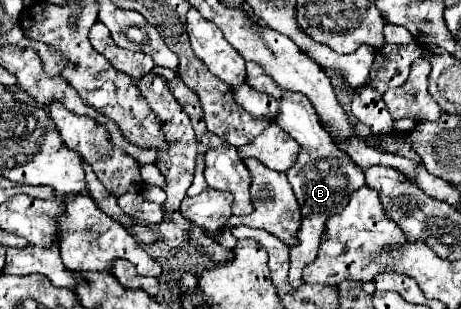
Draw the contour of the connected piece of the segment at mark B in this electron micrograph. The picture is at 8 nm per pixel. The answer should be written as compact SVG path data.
M252 62L246 64L246 76L248 76L246 82L254 90L276 98L276 102L278 102L276 124L300 144L300 154L296 158L296 164L286 172L292 188L294 188L294 194L298 198L300 210L302 210L302 226L298 230L300 244L296 248L292 248L290 272L288 272L288 282L292 288L296 288L298 284L302 284L304 266L310 264L318 254L318 248L320 248L320 242L324 236L324 224L330 220L330 216L340 212L340 208L344 208L344 204L348 204L352 192L356 192L358 188L364 186L364 174L356 164L352 164L352 160L348 160L348 156L344 156L344 152L340 152L334 138L322 128L310 100L304 94L282 90L274 80L270 80L264 74L264 70L258 64L252 64Z

